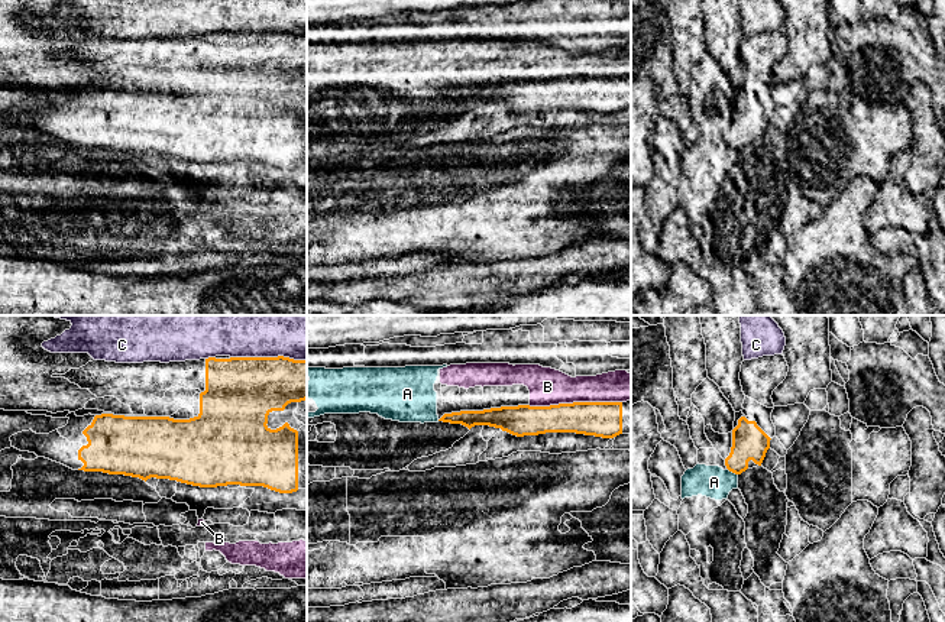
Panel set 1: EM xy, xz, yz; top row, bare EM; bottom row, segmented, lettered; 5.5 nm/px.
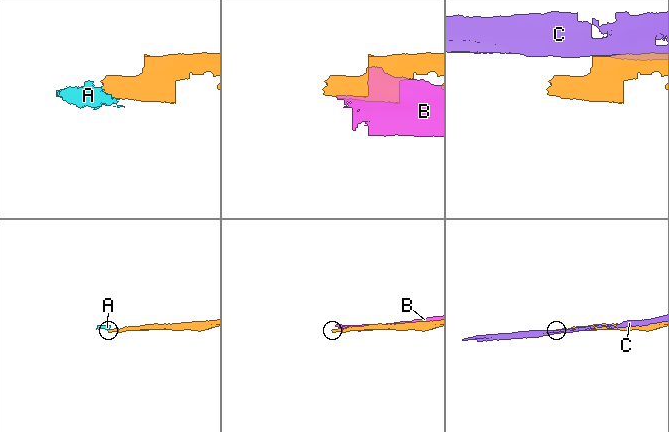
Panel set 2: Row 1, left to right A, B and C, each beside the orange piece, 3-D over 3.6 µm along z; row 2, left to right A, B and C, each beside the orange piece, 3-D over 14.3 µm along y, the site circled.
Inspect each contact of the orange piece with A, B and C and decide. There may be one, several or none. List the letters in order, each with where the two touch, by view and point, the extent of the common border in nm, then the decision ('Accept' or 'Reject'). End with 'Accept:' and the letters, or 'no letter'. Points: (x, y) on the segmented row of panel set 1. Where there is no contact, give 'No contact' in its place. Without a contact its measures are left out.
A: Touches orange at yz (732, 472). Shared border 80 nm. Reject
B: Touches orange at xz (575, 402). Shared border 500 nm. Reject
C: Touches orange at xy (268, 358). Shared border 420 nm. Reject
Accept: no letter

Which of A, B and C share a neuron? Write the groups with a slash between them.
A B / C

